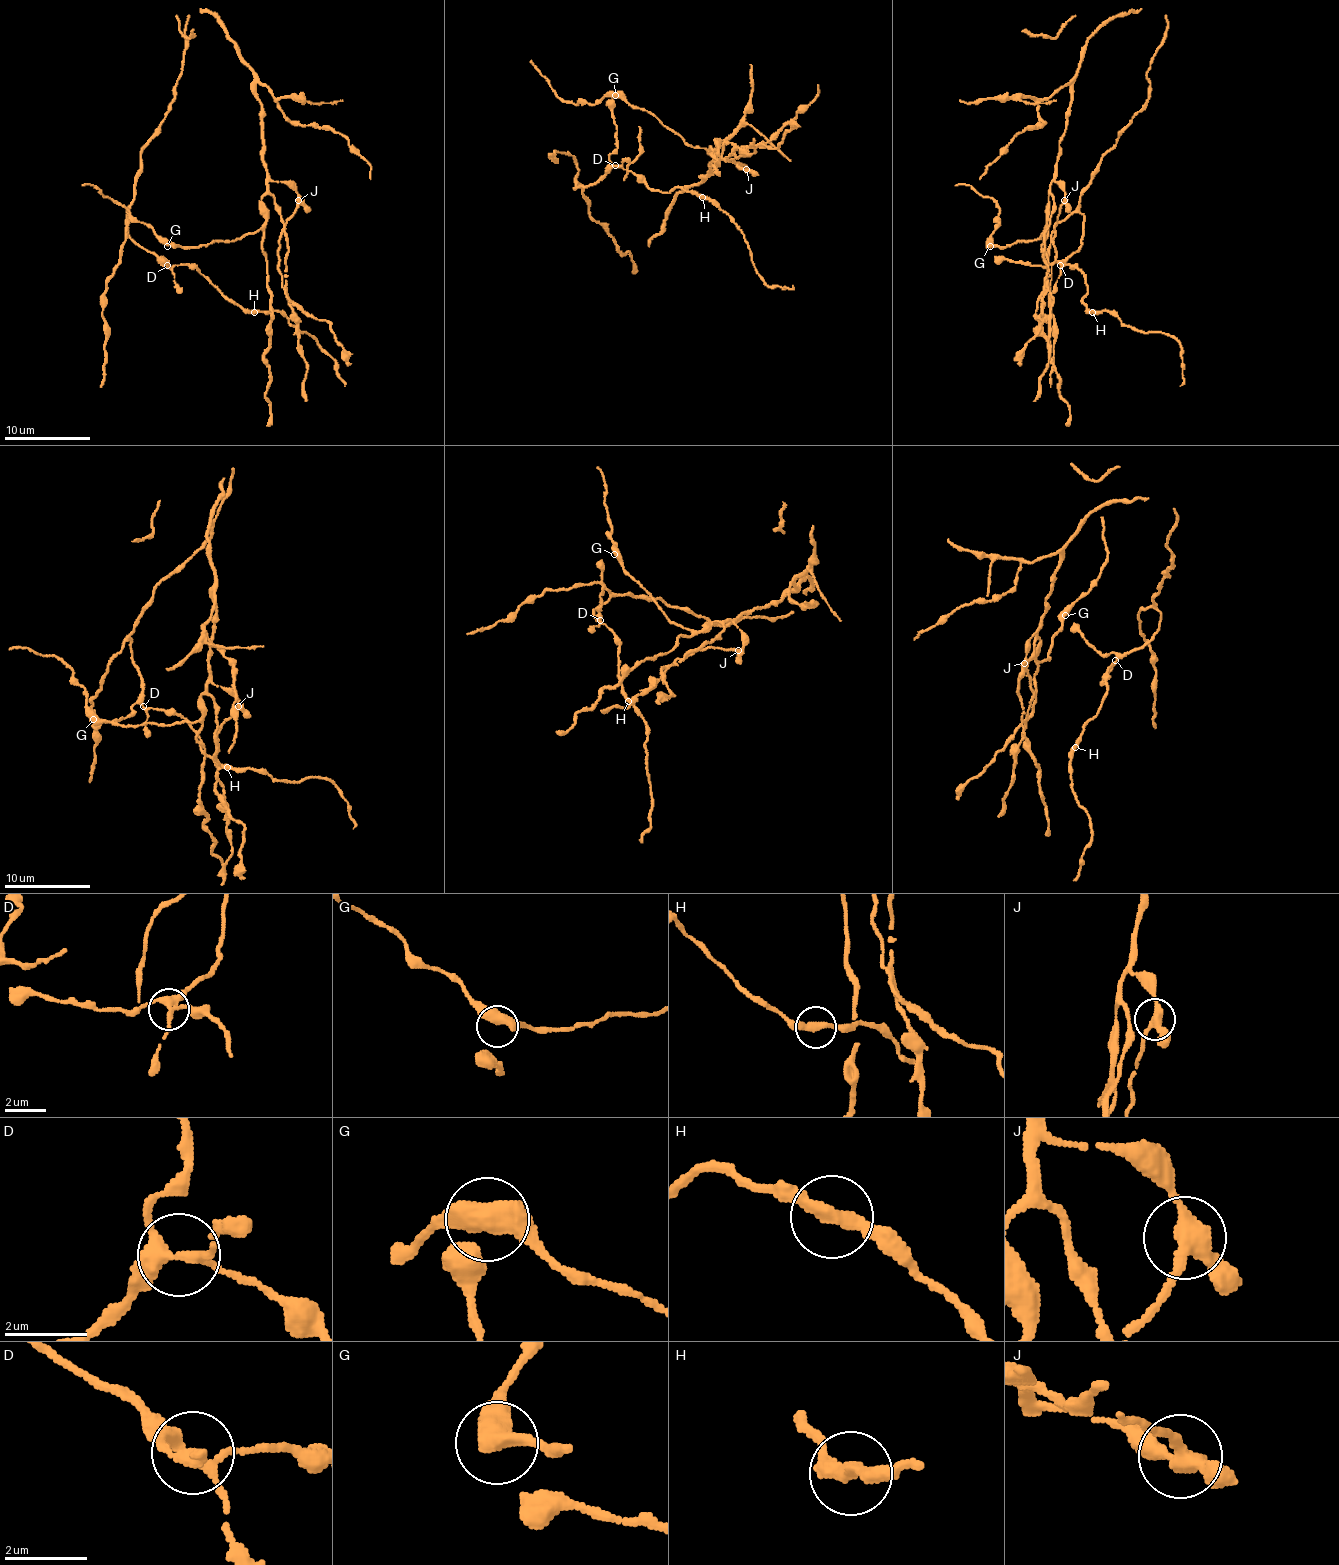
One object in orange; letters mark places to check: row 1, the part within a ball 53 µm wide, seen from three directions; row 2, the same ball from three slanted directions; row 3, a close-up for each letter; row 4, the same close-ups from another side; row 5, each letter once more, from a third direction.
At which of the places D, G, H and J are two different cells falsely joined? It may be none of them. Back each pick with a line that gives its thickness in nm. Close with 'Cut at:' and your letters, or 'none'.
Cut at: none

